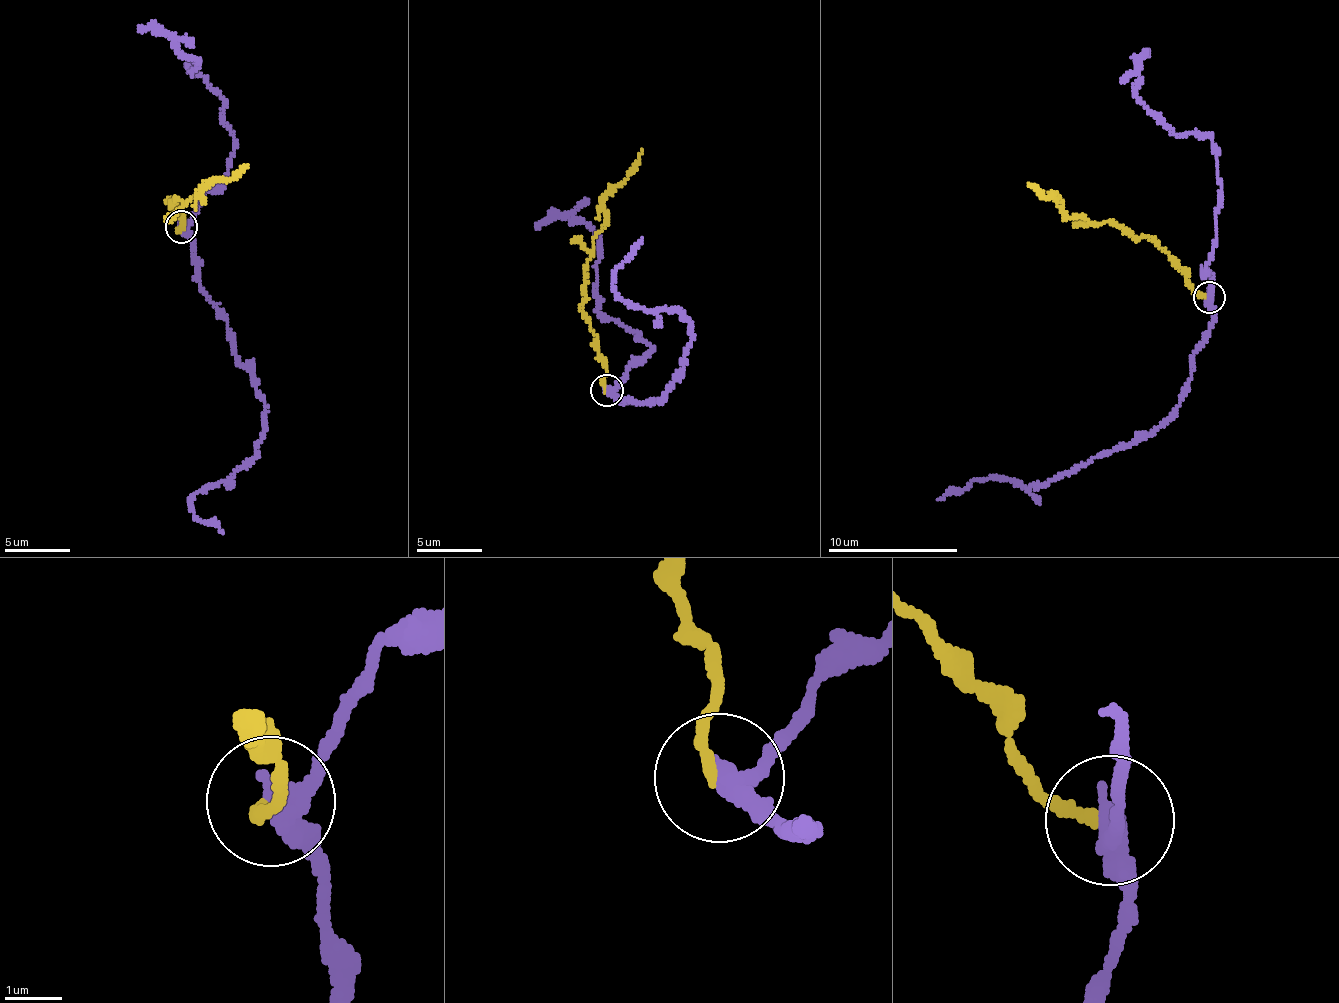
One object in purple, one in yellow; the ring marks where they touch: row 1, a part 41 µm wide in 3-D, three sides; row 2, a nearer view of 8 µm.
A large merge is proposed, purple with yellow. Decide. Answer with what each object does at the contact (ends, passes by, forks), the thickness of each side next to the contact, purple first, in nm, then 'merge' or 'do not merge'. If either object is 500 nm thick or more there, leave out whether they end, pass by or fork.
purple passes by | yellow ends | 360/200 nm | do not merge

